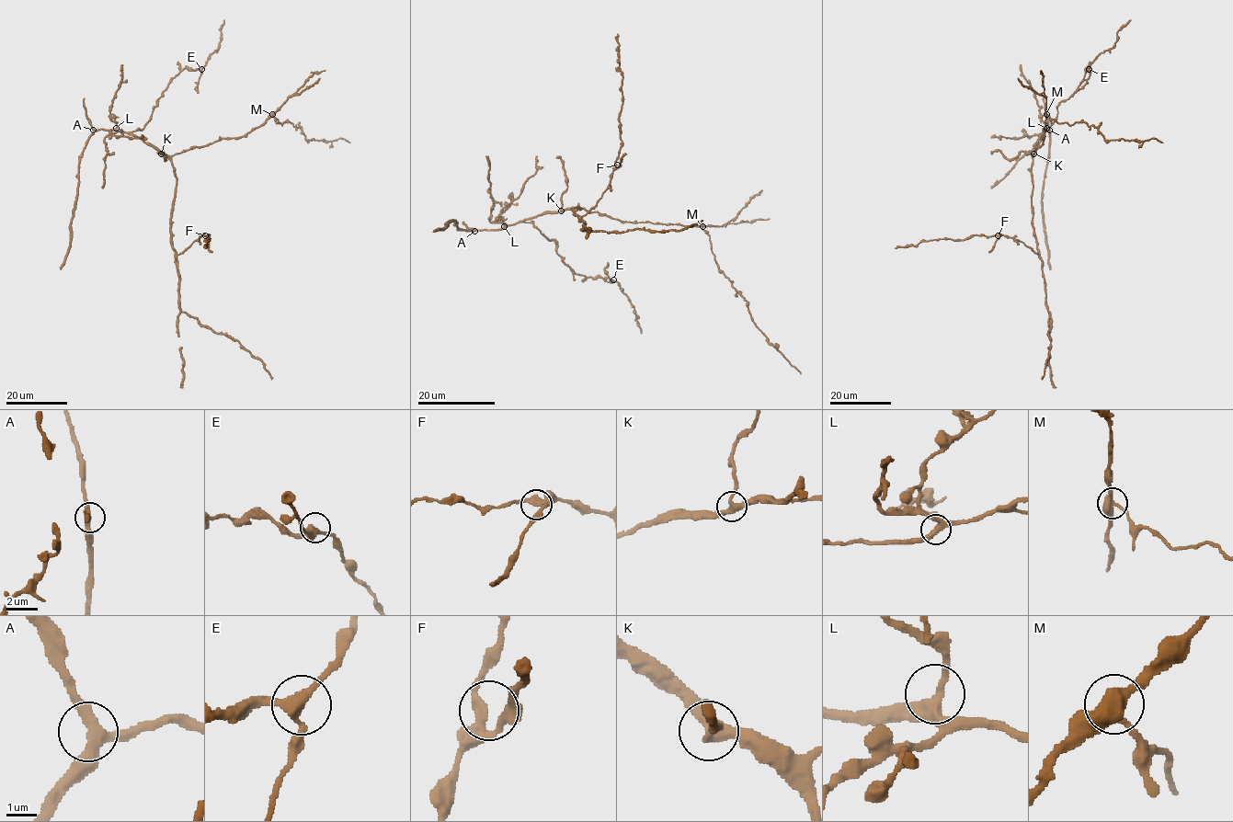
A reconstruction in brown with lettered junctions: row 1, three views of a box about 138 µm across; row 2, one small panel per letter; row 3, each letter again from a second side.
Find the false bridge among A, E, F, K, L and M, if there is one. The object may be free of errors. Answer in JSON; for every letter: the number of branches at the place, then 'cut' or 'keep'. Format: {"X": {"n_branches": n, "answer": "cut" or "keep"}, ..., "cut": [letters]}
{"A": {"n_branches": 3, "answer": "keep"}, "E": {"n_branches": 3, "answer": "keep"}, "F": {"n_branches": 3, "answer": "keep"}, "K": {"n_branches": 3, "answer": "keep"}, "L": {"n_branches": 3, "answer": "keep"}, "M": {"n_branches": 3, "answer": "cut"}, "cut": ["M"]}

